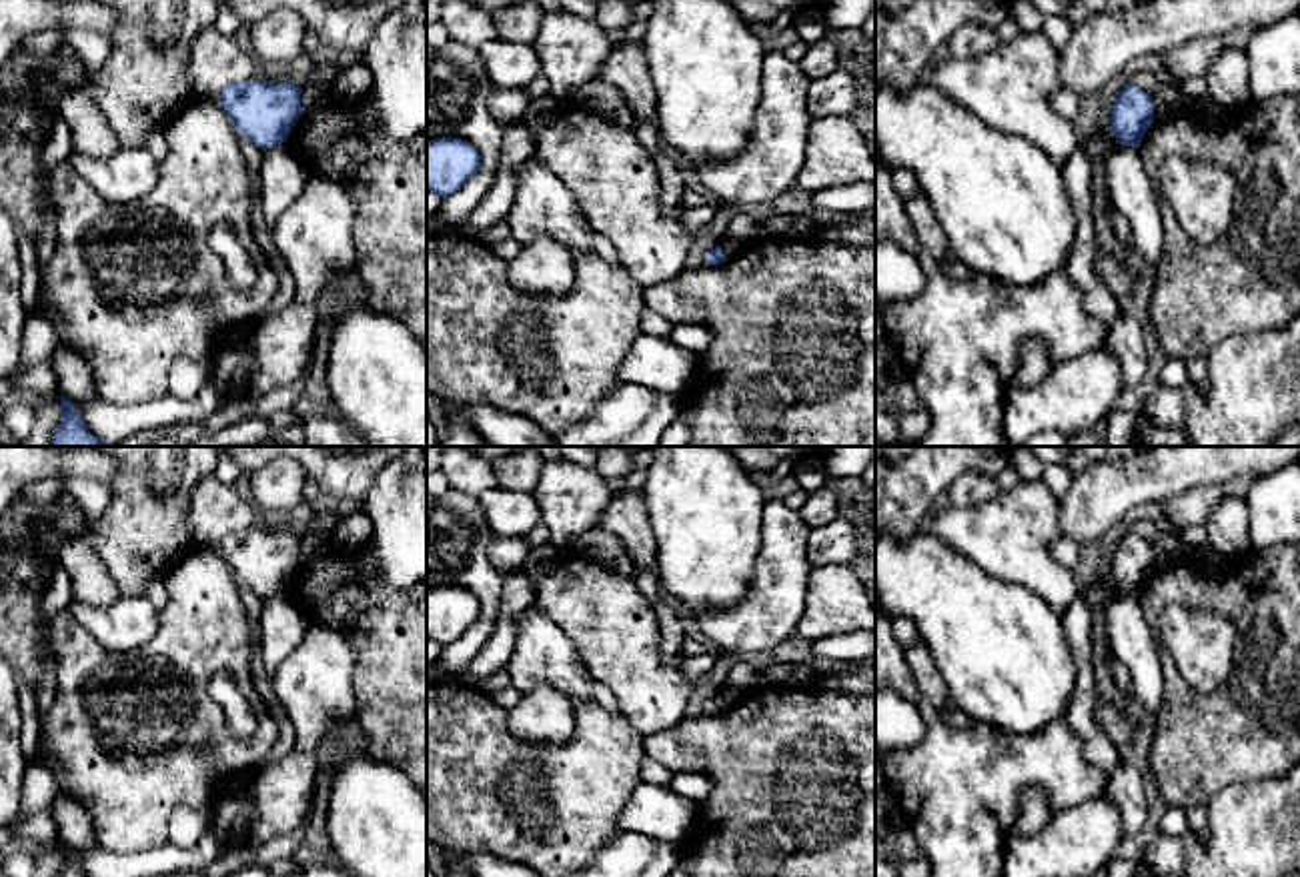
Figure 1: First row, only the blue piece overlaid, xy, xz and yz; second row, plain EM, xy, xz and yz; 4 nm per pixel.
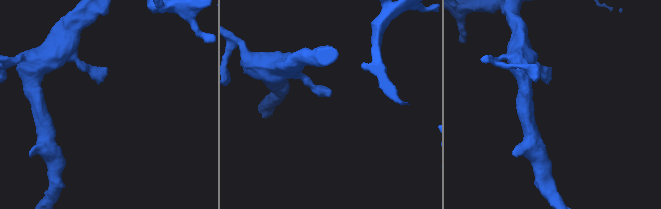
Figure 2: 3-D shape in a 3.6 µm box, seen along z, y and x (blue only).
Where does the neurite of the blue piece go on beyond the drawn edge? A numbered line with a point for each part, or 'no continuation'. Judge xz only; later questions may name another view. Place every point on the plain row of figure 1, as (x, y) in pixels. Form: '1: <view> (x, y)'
no continuation

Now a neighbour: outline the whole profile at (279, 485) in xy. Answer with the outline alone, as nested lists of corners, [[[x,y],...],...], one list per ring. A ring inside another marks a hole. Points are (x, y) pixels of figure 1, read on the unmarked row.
[[[278,457],[248,475],[248,501],[262,515],[288,517],[304,503],[304,483],[304,469],[292,459]]]

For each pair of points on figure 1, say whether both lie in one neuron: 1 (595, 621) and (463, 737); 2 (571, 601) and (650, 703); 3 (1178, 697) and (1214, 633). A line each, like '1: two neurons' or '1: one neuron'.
1: two neurons
2: one neuron
3: two neurons

